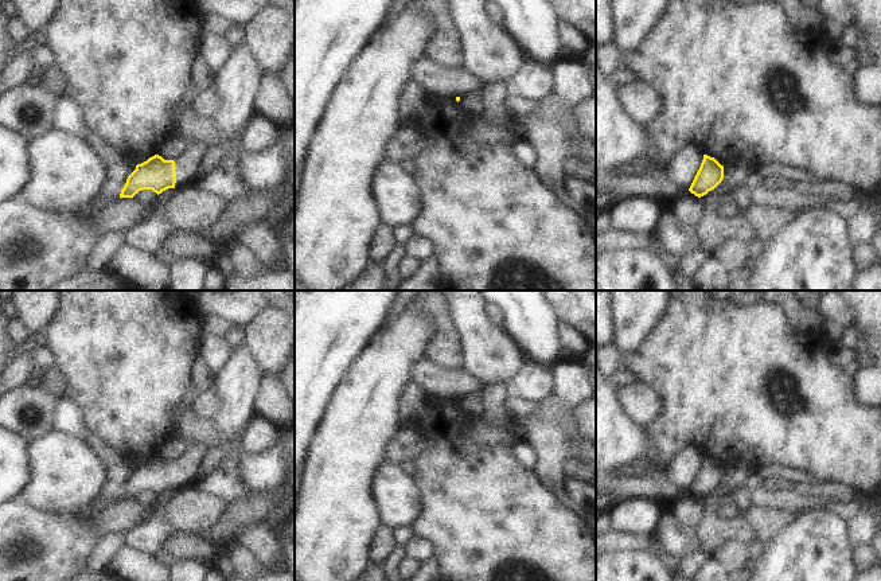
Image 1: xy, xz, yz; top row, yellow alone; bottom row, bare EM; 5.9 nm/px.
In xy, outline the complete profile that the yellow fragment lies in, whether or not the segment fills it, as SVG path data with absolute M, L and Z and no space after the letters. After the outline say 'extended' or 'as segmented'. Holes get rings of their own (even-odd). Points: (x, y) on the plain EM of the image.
M187 445L180 459L164 461L155 456L137 465L128 477L120 499L133 499L141 491L152 491L157 496L168 490L184 488L195 480L196 469L203 460L207 448L203 445Z | extended

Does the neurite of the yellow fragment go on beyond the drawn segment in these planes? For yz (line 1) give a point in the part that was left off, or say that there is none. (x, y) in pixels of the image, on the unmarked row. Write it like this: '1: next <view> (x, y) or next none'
1: next none

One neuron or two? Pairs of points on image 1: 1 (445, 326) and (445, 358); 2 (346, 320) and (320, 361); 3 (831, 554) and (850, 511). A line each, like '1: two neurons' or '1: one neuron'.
1: one neuron
2: one neuron
3: two neurons

